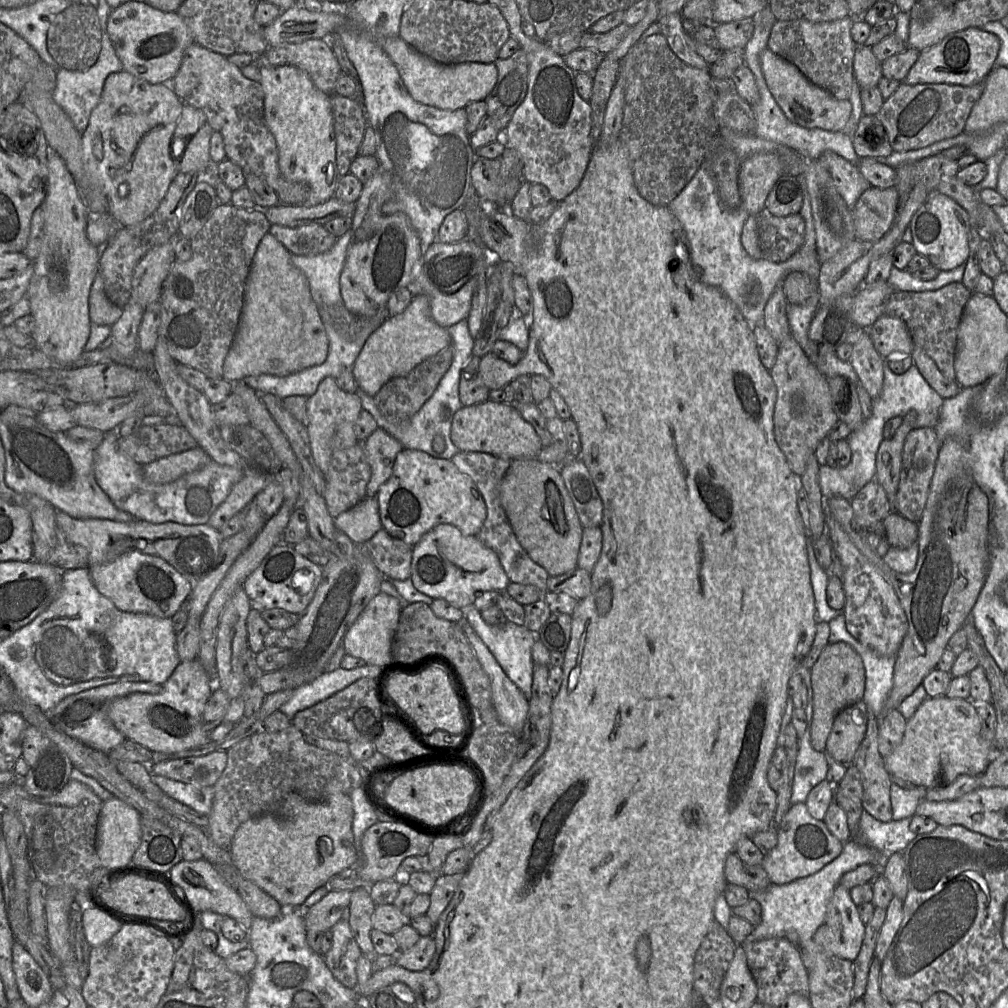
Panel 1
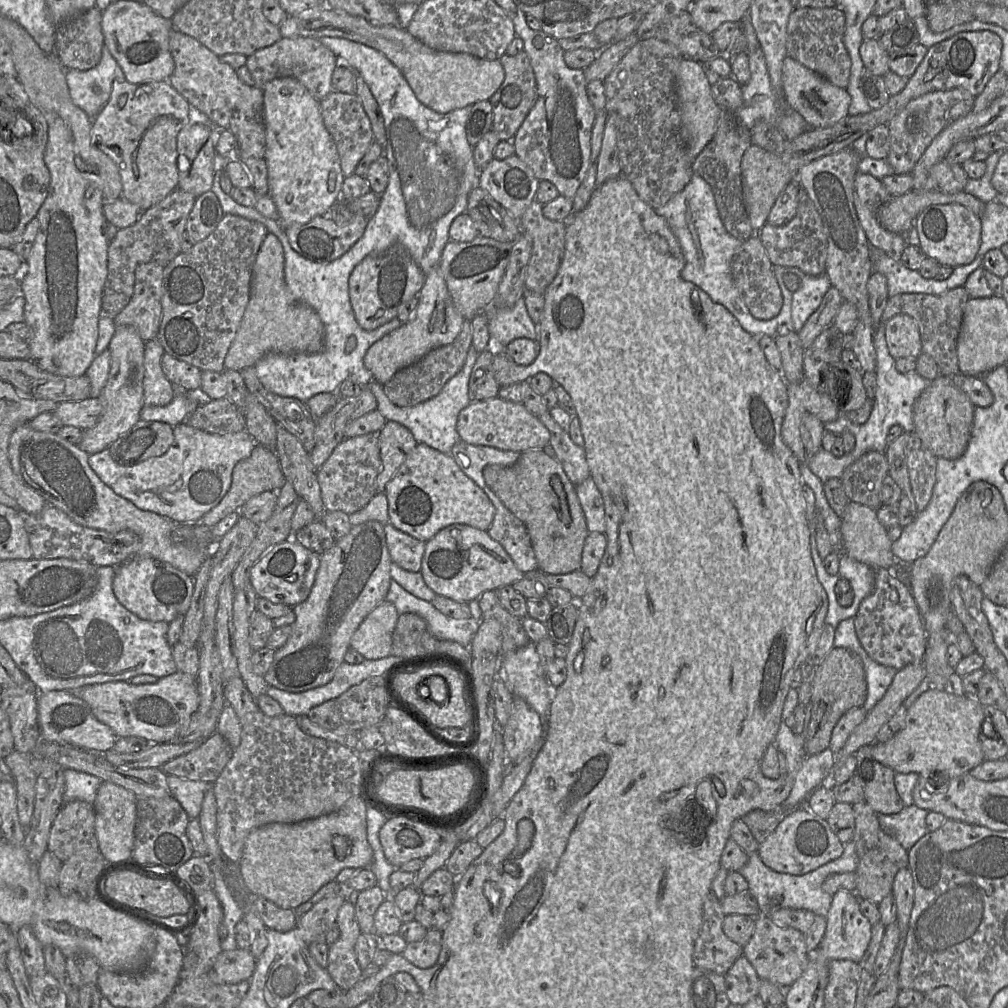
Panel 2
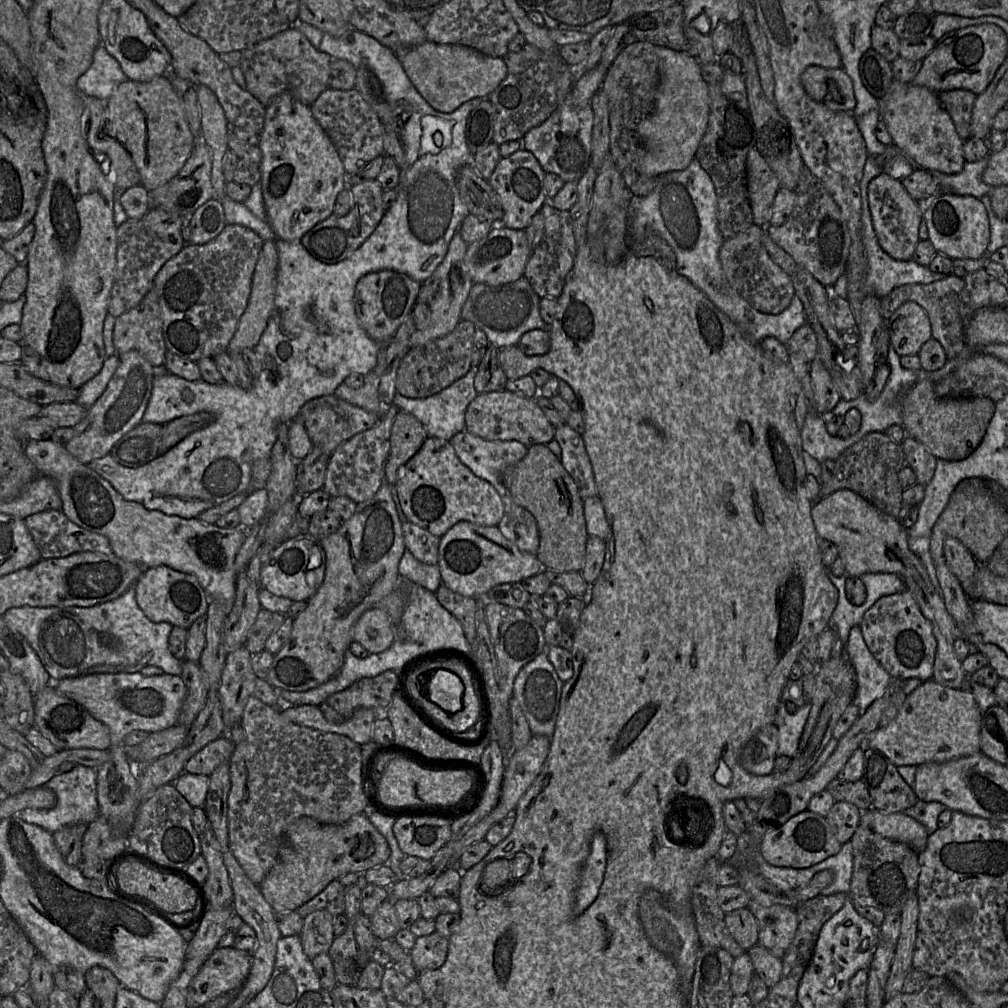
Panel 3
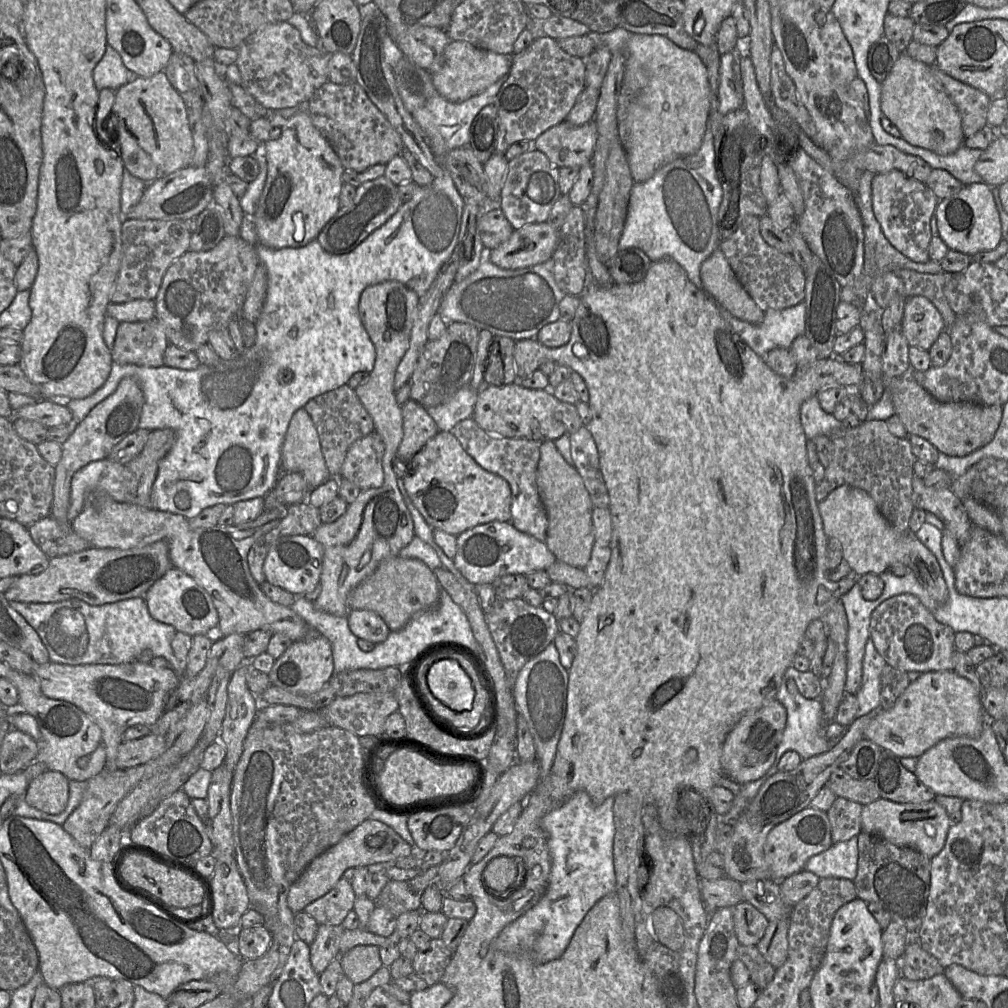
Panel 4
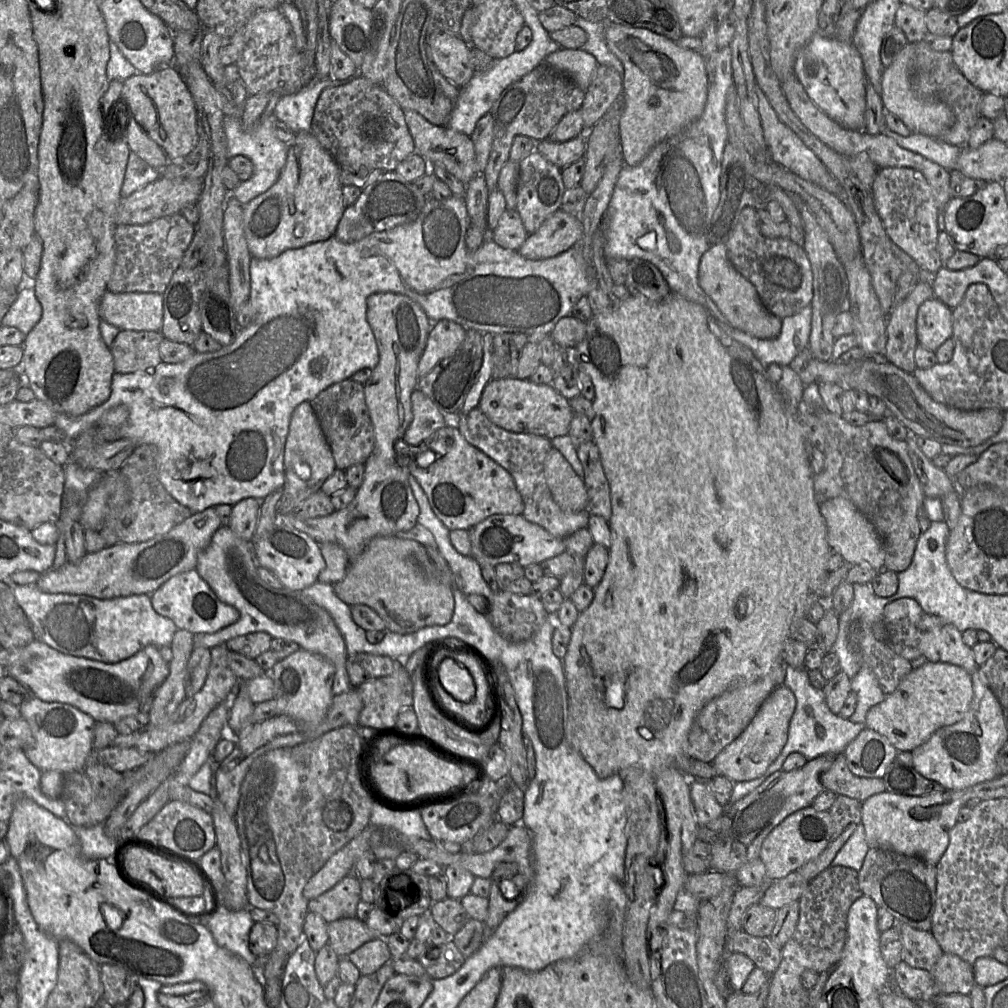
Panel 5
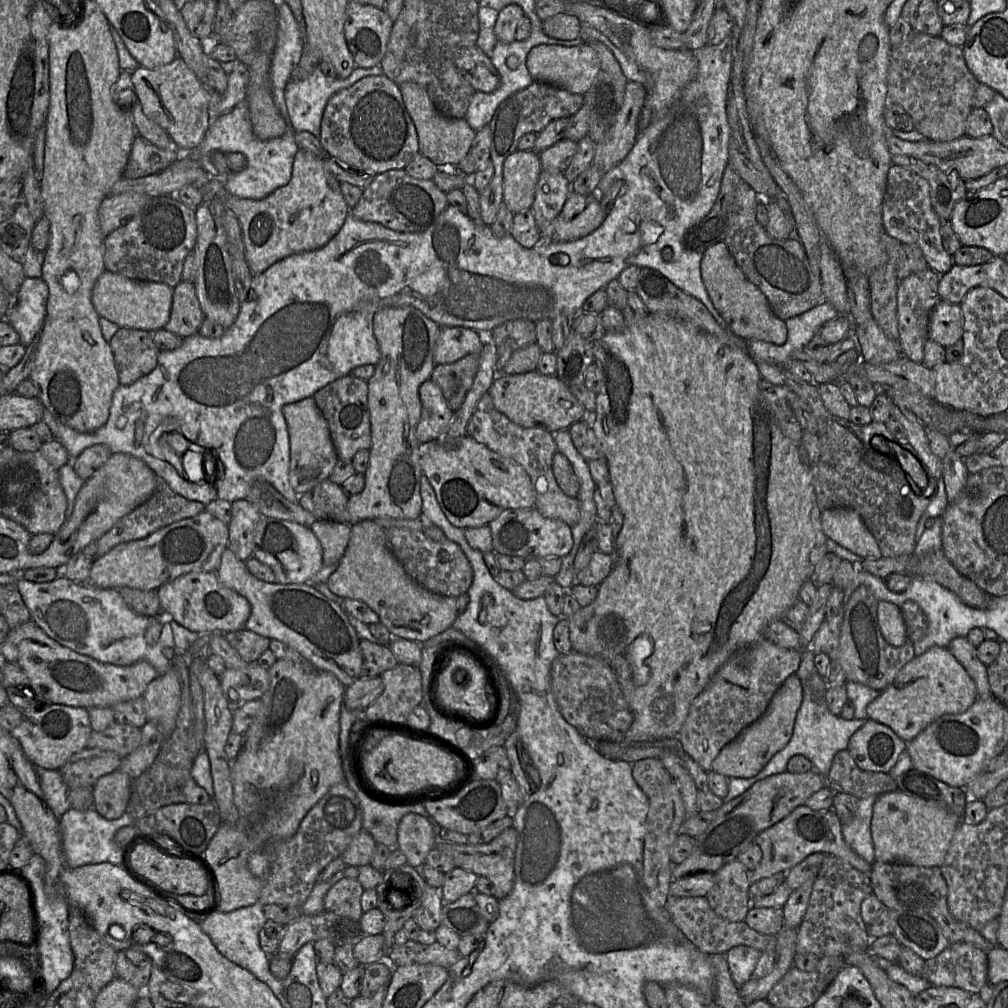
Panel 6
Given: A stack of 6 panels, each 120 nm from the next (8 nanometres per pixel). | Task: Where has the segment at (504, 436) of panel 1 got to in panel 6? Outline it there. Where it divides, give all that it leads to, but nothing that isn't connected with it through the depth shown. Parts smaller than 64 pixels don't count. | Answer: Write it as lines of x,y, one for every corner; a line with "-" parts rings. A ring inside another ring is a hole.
537,370
520,374
498,374
489,394
498,411
512,422
526,428
542,428
550,433
567,430
587,413
569,387
556,375
544,375

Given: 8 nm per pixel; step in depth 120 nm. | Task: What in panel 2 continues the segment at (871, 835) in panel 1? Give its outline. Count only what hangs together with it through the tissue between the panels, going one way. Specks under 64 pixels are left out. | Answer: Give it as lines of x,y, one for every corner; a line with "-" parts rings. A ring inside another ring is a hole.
912,804
898,814
877,814
877,817
882,830
908,851
929,832
926,826
928,813

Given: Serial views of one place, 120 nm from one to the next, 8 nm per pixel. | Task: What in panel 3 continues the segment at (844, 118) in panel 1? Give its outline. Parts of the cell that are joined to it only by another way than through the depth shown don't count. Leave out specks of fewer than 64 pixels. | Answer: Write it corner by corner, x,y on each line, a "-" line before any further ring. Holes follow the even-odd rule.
809,66
801,75
806,93
833,111
851,112
856,106
853,83
842,67

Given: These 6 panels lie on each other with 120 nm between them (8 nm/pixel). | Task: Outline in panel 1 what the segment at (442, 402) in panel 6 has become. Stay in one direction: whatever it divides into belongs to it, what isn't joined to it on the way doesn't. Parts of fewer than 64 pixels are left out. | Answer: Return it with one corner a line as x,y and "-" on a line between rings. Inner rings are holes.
377,428
362,442
364,453
371,467
371,477
366,488
366,497
376,496
379,488
391,476
397,454
403,445
382,428

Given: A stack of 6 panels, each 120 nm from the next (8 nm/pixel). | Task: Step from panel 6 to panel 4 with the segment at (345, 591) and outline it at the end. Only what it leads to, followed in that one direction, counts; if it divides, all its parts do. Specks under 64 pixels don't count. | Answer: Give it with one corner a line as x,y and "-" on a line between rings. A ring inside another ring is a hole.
399,556
383,561
377,569
349,594
350,609
369,610
377,613
391,632
402,629
417,613
435,608
439,602
441,586
424,562
418,559
404,559

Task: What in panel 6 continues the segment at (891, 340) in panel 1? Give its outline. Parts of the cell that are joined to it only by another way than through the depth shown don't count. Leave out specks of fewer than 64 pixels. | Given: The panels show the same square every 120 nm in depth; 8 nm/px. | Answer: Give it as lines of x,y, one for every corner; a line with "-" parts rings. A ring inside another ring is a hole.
939,300
931,311
928,339
947,348
962,338
963,315
960,304

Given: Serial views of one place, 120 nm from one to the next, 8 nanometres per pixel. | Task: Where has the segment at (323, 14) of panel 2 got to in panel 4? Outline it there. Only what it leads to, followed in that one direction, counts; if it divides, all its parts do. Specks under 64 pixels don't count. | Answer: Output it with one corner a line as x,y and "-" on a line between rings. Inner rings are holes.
463,40
450,41
444,49
443,58
441,69
432,73
432,82
437,93
453,103
461,103
479,94
502,76
508,75
512,63
511,54
477,48

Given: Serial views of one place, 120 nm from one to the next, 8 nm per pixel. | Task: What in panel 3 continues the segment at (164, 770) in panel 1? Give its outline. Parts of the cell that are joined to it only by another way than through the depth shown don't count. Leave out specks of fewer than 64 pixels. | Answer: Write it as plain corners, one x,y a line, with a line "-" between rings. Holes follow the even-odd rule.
220,736
193,755
185,764
184,772
210,776
221,764
230,761
234,748
229,738

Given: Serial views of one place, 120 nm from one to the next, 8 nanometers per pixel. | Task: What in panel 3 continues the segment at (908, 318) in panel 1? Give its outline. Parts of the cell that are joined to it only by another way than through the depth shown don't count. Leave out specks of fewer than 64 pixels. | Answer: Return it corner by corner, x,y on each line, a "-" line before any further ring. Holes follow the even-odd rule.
948,275
945,279
930,284
905,284
893,289
887,296
880,299
880,311
887,322
904,303
913,301
927,313
932,338
943,347
947,359
957,357
965,347
964,323
959,314
960,294
965,287
964,278

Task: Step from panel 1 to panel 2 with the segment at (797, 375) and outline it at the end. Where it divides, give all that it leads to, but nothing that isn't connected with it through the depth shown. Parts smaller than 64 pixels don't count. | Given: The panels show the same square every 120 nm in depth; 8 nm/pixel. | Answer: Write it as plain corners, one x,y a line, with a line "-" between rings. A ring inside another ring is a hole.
805,378
799,383
787,383
787,392
788,406
780,427
781,438
799,465
807,464
800,435
803,416
812,414
824,424
834,421
839,416
839,409
827,394
815,390

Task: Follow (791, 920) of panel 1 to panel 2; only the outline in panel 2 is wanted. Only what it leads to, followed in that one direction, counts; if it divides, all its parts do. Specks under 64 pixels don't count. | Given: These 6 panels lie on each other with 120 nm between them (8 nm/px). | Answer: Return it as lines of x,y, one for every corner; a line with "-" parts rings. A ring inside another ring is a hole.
851,840
844,846
844,852
839,858
803,875
779,873
770,869
763,863
758,851
748,854
747,863
738,872
746,879
748,891
756,898
762,915
769,915
779,908
793,908
810,910
817,916
826,916
831,905
832,895
823,890
824,880
834,873
856,873
858,866
854,842

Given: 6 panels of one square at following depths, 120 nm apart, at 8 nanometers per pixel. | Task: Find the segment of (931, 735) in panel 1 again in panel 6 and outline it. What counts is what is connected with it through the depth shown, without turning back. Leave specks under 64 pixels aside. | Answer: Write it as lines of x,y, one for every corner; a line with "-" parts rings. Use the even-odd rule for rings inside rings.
933,646
908,662
894,681
867,705
867,718
890,727
909,743
939,717
964,713
977,698
976,685
965,668
948,648

